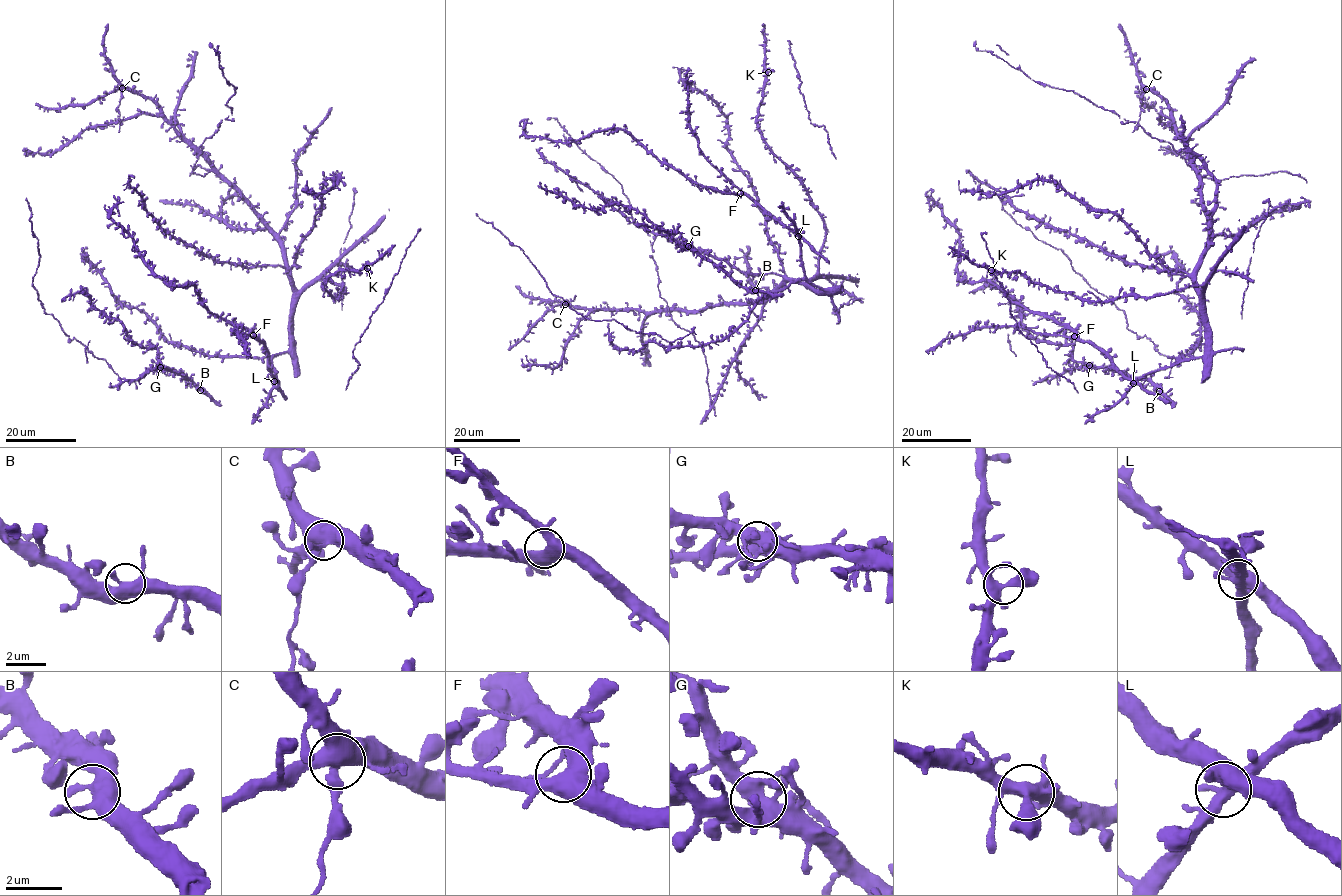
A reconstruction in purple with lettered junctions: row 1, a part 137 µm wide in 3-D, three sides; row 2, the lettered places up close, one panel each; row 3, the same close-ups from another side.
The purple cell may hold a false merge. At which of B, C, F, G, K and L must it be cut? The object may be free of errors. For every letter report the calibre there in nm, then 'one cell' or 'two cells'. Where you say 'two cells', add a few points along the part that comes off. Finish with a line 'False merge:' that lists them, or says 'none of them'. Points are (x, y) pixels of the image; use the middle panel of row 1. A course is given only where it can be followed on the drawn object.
B: 440 nm thick; one cell
C: 480 nm thick; one cell
F: 480 nm thick; one cell
G: 500 nm thick; one cell
K: 400 nm thick; one cell
L: 440 nm thick; one cell
False merge: none of them

